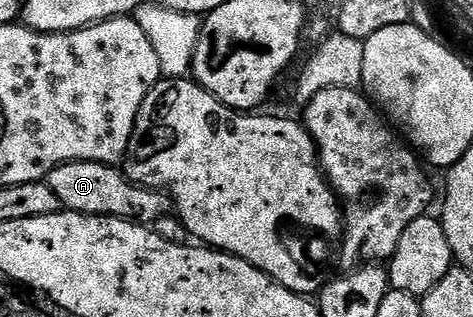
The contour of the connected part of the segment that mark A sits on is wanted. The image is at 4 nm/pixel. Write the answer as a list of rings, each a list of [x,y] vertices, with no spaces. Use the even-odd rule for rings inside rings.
[[[74,160],[57,166],[45,182],[49,190],[57,194],[60,209],[86,216],[122,216],[151,226],[173,208],[173,201],[166,191],[141,188],[128,180],[118,167],[99,164],[96,160]]]

